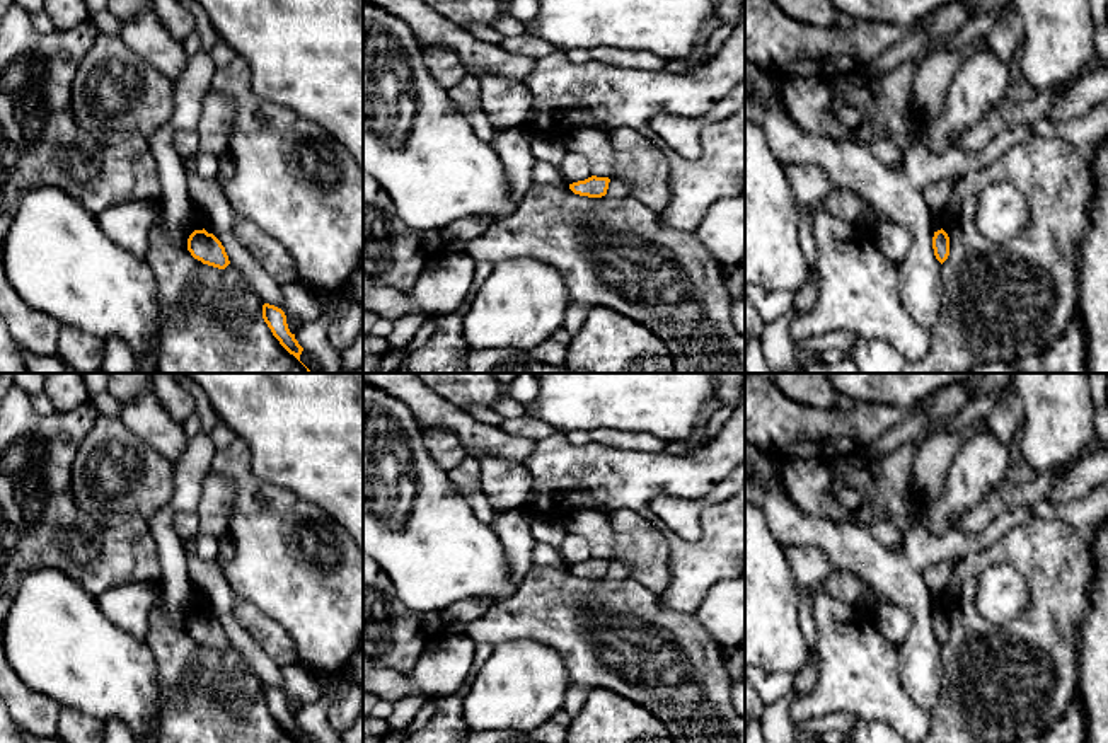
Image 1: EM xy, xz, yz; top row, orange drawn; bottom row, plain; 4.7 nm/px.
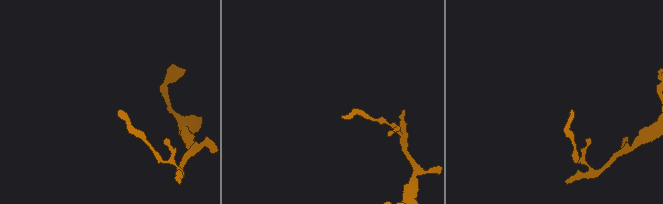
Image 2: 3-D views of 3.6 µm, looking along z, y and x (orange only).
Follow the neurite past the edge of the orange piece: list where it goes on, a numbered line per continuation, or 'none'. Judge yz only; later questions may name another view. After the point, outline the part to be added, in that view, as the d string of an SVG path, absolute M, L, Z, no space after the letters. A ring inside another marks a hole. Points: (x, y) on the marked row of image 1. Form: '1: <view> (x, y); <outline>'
none

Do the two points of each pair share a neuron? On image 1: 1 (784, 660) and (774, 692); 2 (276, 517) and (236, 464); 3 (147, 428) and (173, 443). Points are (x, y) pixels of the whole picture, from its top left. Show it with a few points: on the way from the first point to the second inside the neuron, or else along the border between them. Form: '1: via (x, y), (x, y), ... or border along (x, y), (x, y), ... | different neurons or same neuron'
1: border along (762, 668), (788, 672), (793, 677) | different neurons
2: via (275, 503), (248, 478) | same neuron
3: via (154, 428), (166, 437) | same neuron

